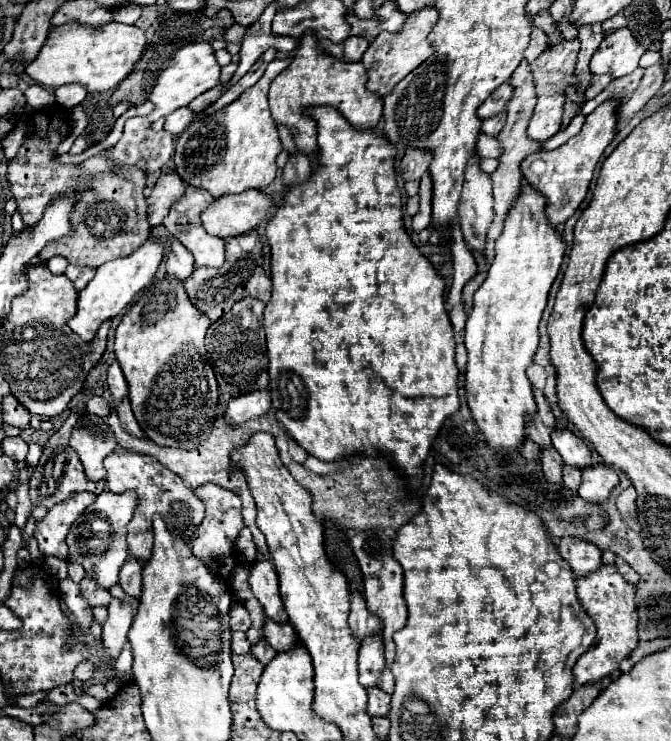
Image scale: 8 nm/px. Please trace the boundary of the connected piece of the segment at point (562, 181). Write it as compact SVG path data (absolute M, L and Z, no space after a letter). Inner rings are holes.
M605 101L591 115L587 115L587 121L585 121L581 133L575 135L573 139L569 139L565 145L561 145L553 151L539 151L539 153L533 153L523 159L523 163L521 163L523 177L527 179L529 185L533 185L545 197L545 201L547 201L545 217L551 227L555 227L555 229L561 227L575 213L579 203L583 201L583 197L589 189L593 171L595 171L605 147L613 141L613 137L617 133L617 121L615 121L617 107L619 107L617 101Z

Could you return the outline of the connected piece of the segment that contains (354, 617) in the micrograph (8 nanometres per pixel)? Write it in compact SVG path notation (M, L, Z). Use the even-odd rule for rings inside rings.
M351 593L351 617L349 617L349 625L351 625L353 637L357 637L359 641L379 633L379 629L381 629L379 619L367 611L365 601L363 601L363 597L359 593Z

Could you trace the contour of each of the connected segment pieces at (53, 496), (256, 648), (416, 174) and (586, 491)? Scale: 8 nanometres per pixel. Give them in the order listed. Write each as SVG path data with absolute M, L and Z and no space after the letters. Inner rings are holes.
M57 447L53 451L43 451L43 455L39 459L39 465L35 467L35 471L31 473L31 479L29 479L29 497L31 497L31 503L35 507L41 505L45 509L55 507L57 503L73 497L79 491L89 491L89 493L97 495L103 489L105 489L105 481L93 483L93 481L89 481L85 477L81 461L79 461L77 453L71 447Z
M257 643L257 645L253 645L251 653L253 653L263 665L265 665L265 663L271 663L271 661L275 659L275 655L277 655L277 651L273 651L273 647L269 647L269 643Z
M409 149L409 151L405 151L405 155L401 159L401 165L399 165L403 181L419 181L421 175L427 173L431 159L433 157L425 149Z
M605 465L587 467L583 469L581 499L591 501L591 503L605 503L617 483L619 483L619 477L613 469Z

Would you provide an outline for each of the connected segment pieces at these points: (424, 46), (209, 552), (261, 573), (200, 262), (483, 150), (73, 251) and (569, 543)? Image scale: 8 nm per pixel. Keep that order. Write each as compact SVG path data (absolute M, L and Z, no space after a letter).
M425 7L419 9L415 13L411 13L403 25L403 29L399 33L379 33L377 39L369 45L369 49L365 51L361 63L367 69L367 89L371 93L377 95L387 95L405 75L409 75L415 67L419 67L431 53L433 47L427 41L427 35L431 33L431 29L435 27L439 19L439 13L435 7Z
M201 485L195 489L195 495L205 503L205 519L197 527L197 537L191 543L191 551L193 555L197 555L197 559L201 559L201 563L205 563L205 567L209 567L209 571L219 575L221 579L227 579L237 563L235 541L245 525L241 519L241 499L225 491L223 487L219 489L217 485Z
M259 559L257 565L251 567L249 573L249 585L253 589L253 595L259 599L259 603L265 609L265 615L277 623L289 623L289 619L283 615L283 603L279 595L279 579L273 563Z
M189 185L185 195L181 199L177 199L177 203L171 207L169 215L163 221L165 229L193 253L195 267L221 267L225 263L225 239L213 237L201 227L201 213L215 201L217 199L213 199L213 195L209 195L205 189Z
M479 135L479 141L477 141L477 153L479 153L479 157L499 157L499 155L501 155L499 141L493 139L493 137Z
M139 167L115 169L97 175L89 183L89 191L83 193L71 215L71 233L67 237L61 237L59 241L49 243L49 247L45 247L39 253L39 257L47 261L55 255L61 255L77 267L99 267L111 259L129 255L133 247L137 249L151 231L147 221L147 203L143 197L143 189L145 171L141 171Z
M565 537L559 541L557 551L571 565L577 579L581 579L601 567L601 551L587 541Z

